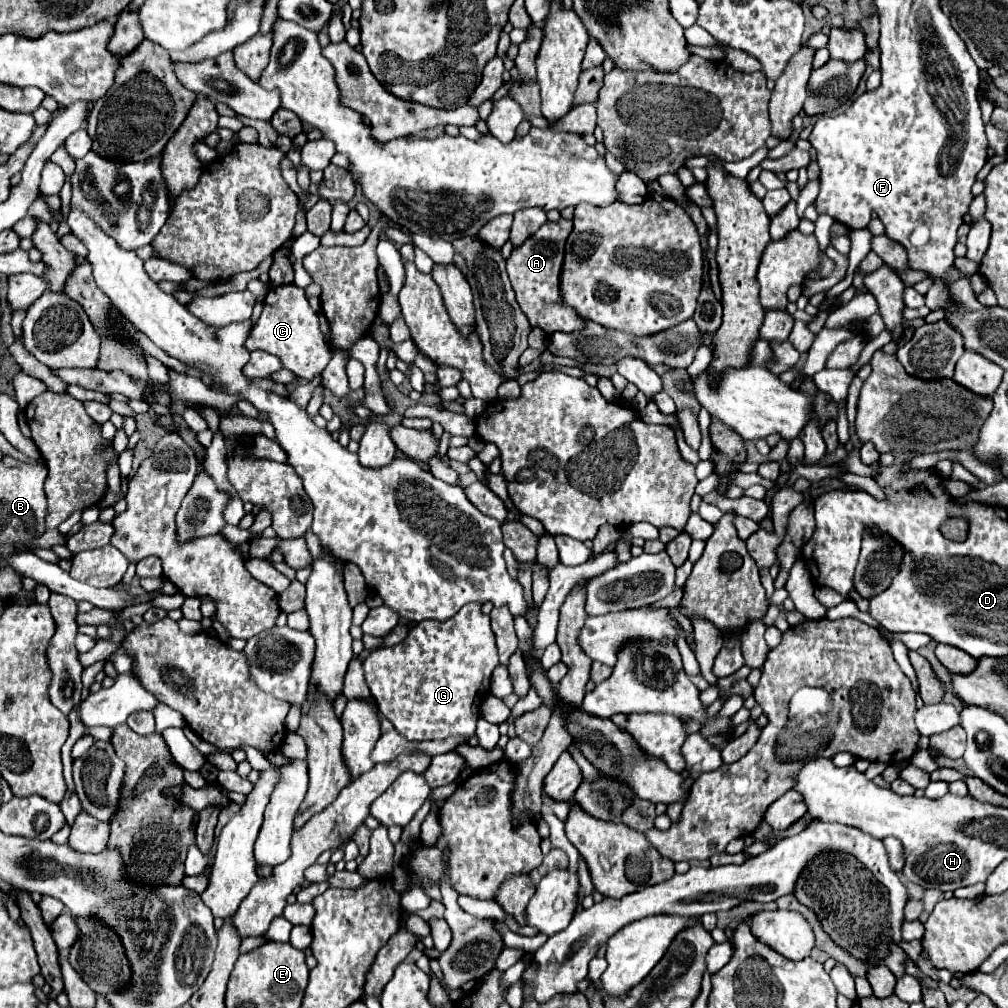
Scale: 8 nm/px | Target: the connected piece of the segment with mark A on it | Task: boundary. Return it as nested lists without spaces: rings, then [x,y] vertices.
[[[560,219],[556,223],[544,223],[536,235],[526,239],[526,243],[512,251],[506,271],[512,283],[512,289],[516,291],[516,301],[522,309],[522,313],[528,317],[532,327],[540,327],[546,335],[552,335],[556,331],[572,333],[582,331],[586,327],[586,319],[574,311],[574,307],[566,305],[562,301],[560,293],[560,273],[562,273],[562,261],[564,261],[564,243],[572,231],[572,221]]]

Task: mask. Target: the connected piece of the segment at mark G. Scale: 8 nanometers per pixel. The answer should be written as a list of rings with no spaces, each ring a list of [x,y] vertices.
[[[470,603],[448,621],[426,621],[410,629],[408,637],[394,647],[372,651],[364,659],[366,683],[378,701],[382,717],[392,721],[394,729],[408,741],[432,741],[452,735],[474,735],[480,705],[490,693],[490,675],[498,661],[496,639],[490,629],[490,617],[480,611],[480,603]]]

